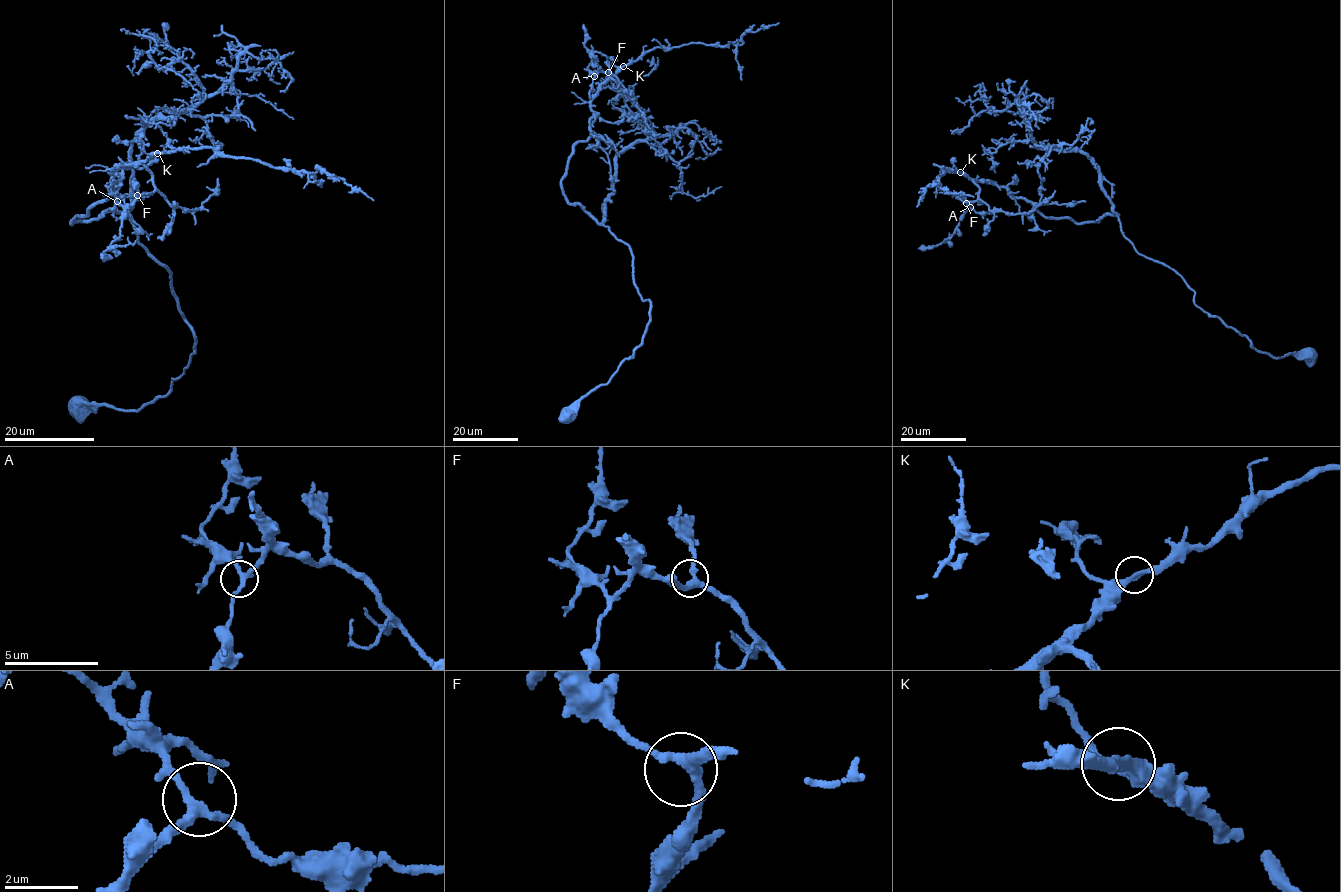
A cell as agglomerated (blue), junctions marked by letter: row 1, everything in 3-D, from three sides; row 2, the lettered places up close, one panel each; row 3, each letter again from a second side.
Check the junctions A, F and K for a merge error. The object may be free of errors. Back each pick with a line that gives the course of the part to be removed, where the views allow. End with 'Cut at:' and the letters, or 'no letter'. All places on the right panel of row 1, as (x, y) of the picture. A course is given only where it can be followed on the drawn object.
Cut at: no letter

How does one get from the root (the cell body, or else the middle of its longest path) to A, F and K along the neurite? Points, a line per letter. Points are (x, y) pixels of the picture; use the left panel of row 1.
A: (80, 404), (137, 410), (194, 353), (129, 213), (71, 224), (142, 164), (154, 190), (117, 201)
F: (80, 404), (137, 410), (194, 353), (129, 213), (71, 224), (119, 166), (152, 175), (137, 195)
K: (80, 404), (137, 410), (194, 353), (171, 275), (129, 213), (71, 224), (112, 193), (116, 168), (157, 152)

